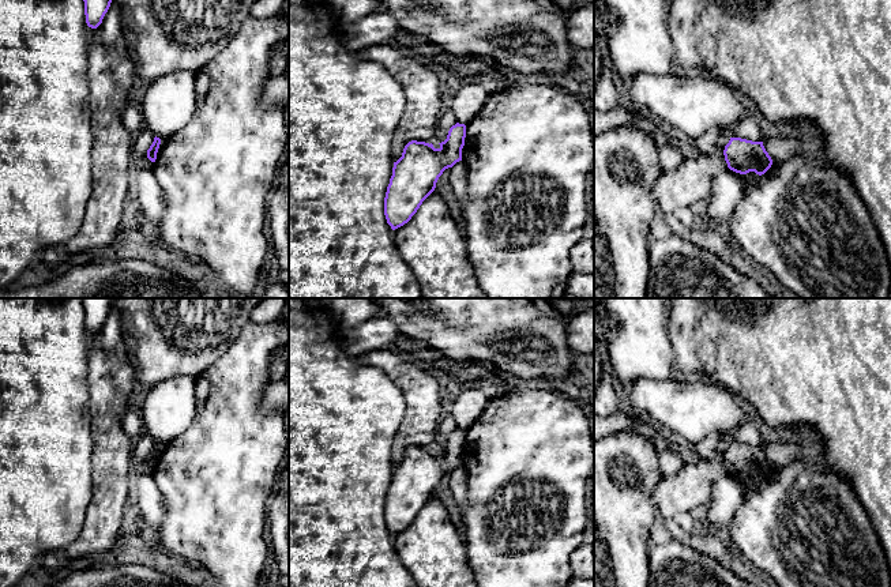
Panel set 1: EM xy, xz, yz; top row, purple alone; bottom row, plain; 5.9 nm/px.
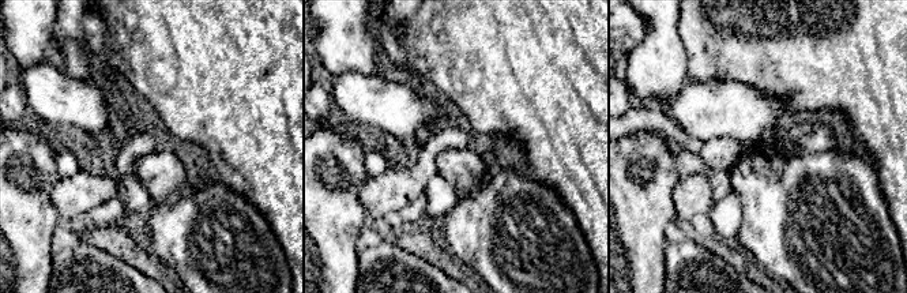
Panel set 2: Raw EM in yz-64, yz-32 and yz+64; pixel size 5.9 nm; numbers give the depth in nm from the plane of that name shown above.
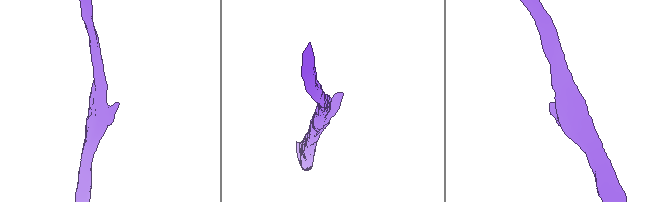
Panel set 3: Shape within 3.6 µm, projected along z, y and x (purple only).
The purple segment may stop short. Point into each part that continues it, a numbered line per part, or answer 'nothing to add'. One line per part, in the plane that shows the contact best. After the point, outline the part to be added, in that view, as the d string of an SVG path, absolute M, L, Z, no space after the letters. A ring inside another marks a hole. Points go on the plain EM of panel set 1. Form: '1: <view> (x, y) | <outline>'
nothing to add

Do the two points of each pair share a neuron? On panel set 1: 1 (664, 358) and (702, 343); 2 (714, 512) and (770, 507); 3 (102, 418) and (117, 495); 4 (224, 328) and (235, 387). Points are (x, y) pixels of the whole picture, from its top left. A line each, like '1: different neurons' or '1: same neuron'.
1: different neurons
2: different neurons
3: same neuron
4: different neurons

